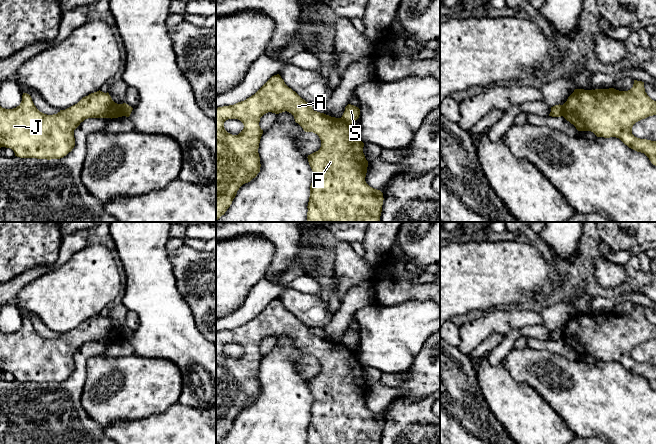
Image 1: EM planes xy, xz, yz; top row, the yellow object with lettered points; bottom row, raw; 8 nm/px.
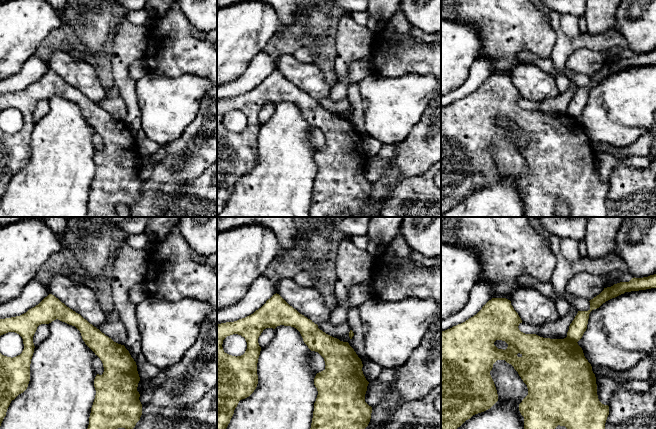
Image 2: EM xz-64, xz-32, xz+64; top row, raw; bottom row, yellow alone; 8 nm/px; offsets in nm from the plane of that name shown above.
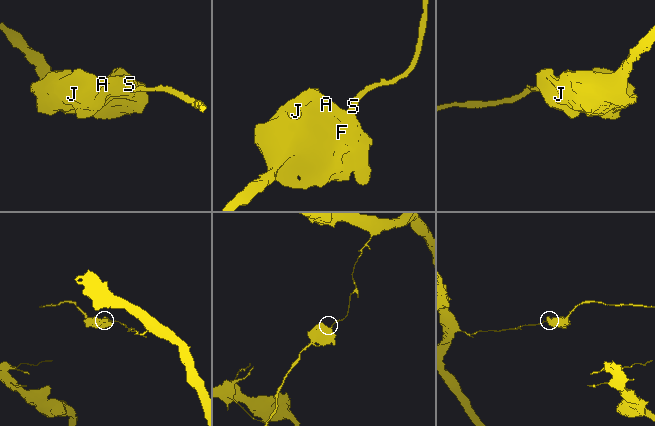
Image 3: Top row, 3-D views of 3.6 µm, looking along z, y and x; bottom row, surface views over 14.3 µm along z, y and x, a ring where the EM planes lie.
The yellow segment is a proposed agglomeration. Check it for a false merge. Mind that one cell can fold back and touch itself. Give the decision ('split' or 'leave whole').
split

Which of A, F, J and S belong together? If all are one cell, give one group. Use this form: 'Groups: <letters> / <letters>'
Groups: A F J / S

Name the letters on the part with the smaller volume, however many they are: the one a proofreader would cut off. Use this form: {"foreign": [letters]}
{"foreign": ["A", "F", "J"]}

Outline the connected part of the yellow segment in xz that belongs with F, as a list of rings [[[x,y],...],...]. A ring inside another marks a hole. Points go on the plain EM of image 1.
[[[279,298],[272,300],[254,319],[246,324],[234,329],[216,332],[216,444],[225,438],[239,412],[250,406],[260,396],[258,372],[263,358],[263,354],[259,350],[260,342],[268,336],[279,338],[285,335],[294,340],[295,346],[305,356],[313,356],[321,364],[320,373],[307,381],[313,395],[307,444],[380,444],[384,424],[383,417],[370,411],[365,405],[368,385],[363,377],[364,367],[358,356],[351,348],[341,342],[314,335],[312,328],[306,326],[289,312]],[[228,343],[238,343],[243,347],[244,352],[238,359],[232,359],[225,354],[224,346]]]

